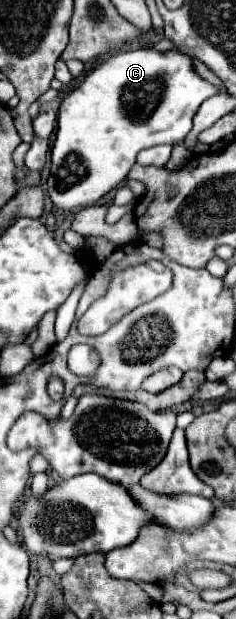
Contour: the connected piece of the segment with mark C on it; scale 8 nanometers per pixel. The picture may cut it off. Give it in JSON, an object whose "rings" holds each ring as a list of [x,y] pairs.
{"rings":[[[136,48],[110,56],[96,70],[92,70],[82,80],[82,84],[76,86],[60,104],[50,178],[46,182],[46,190],[54,202],[54,208],[62,212],[76,212],[94,206],[100,198],[104,198],[110,190],[126,180],[128,170],[134,166],[136,154],[142,148],[176,144],[178,140],[184,140],[192,130],[192,116],[200,104],[218,92],[218,86],[204,80],[194,70],[192,56],[186,56],[176,48],[168,52],[158,52],[154,48]]]}

